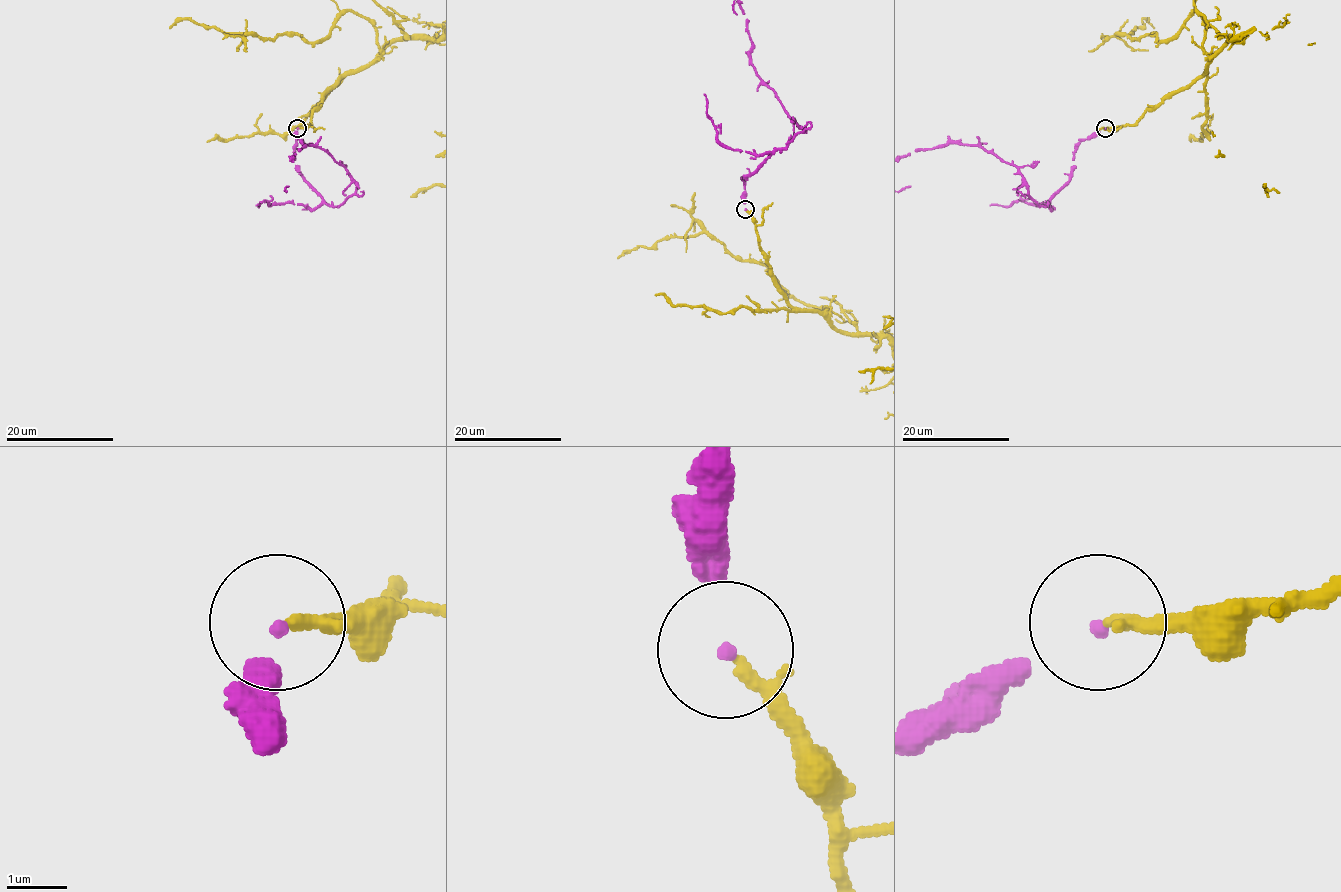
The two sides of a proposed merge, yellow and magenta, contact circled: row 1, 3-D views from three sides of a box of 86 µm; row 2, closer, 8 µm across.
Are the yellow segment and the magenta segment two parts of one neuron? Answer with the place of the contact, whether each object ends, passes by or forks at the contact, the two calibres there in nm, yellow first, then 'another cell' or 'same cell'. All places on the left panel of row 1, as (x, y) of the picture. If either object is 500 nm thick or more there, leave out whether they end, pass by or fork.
at (297, 128); yellow ends there; magenta ends there; 200 nm thick on the yellow side, 130 nm on the other; another cell

